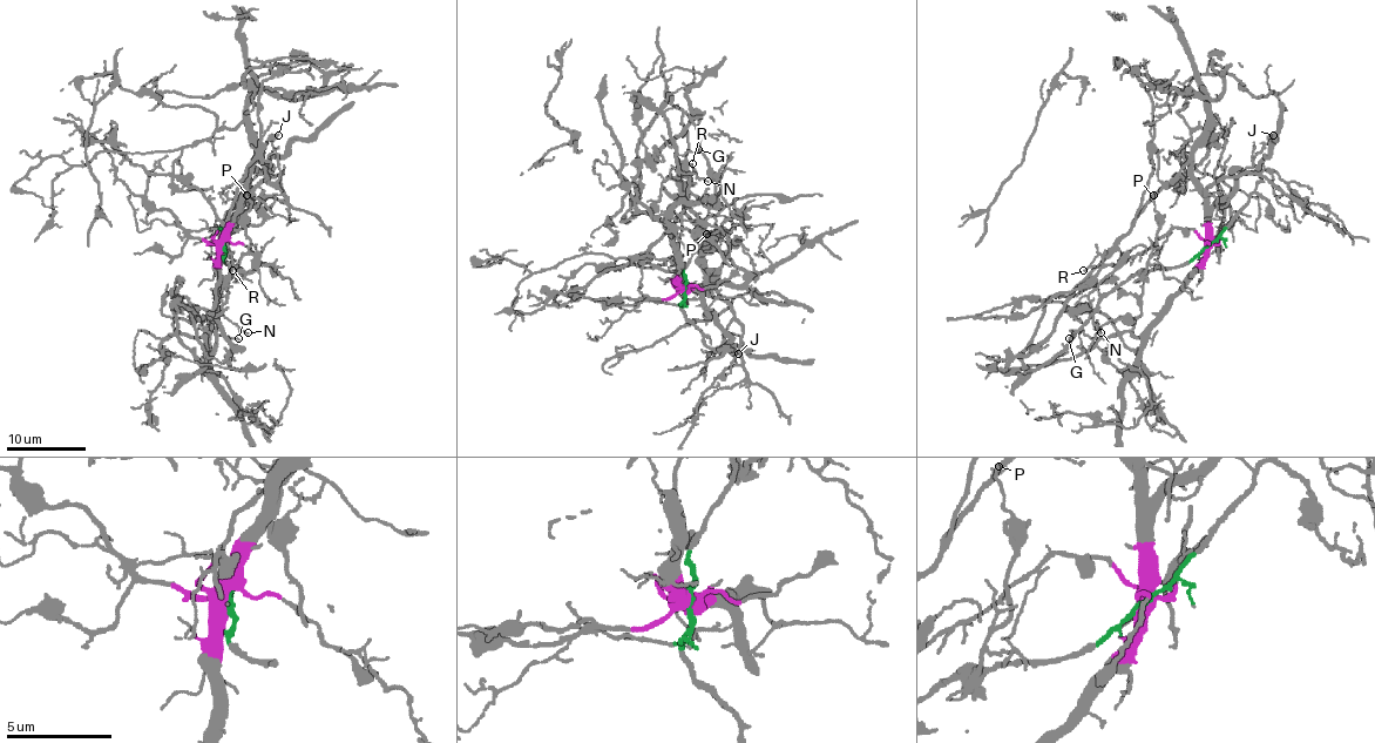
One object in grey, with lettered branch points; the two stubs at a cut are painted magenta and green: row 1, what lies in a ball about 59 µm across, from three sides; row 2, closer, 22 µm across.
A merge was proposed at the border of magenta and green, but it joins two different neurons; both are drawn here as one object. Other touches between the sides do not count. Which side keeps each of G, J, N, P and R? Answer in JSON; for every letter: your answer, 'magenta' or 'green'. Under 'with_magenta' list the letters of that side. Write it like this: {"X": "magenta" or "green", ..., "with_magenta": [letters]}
{"G": "green", "J": "magenta", "N": "green", "P": "green", "R": "magenta", "with_magenta": ["J", "R"]}

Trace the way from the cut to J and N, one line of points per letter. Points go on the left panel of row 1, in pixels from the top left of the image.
J: (223, 245), (224, 224), (235, 211), (250, 174), (266, 168), (264, 144), (278, 135)
N: (223, 244), (224, 259), (241, 270), (221, 289), (221, 313), (249, 333)

